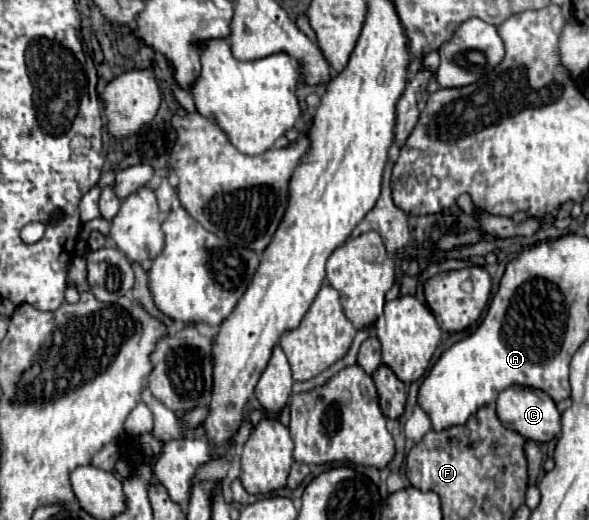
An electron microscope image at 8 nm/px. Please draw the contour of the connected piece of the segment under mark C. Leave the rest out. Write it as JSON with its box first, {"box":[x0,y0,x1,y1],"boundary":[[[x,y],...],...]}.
{"box":[497,385,561,443],"boundary":[[[511,385],[511,387],[503,389],[497,397],[497,415],[505,427],[511,427],[525,439],[531,439],[537,443],[551,441],[553,437],[557,437],[561,433],[561,413],[557,411],[555,401],[547,393],[531,389],[531,387]]]}

